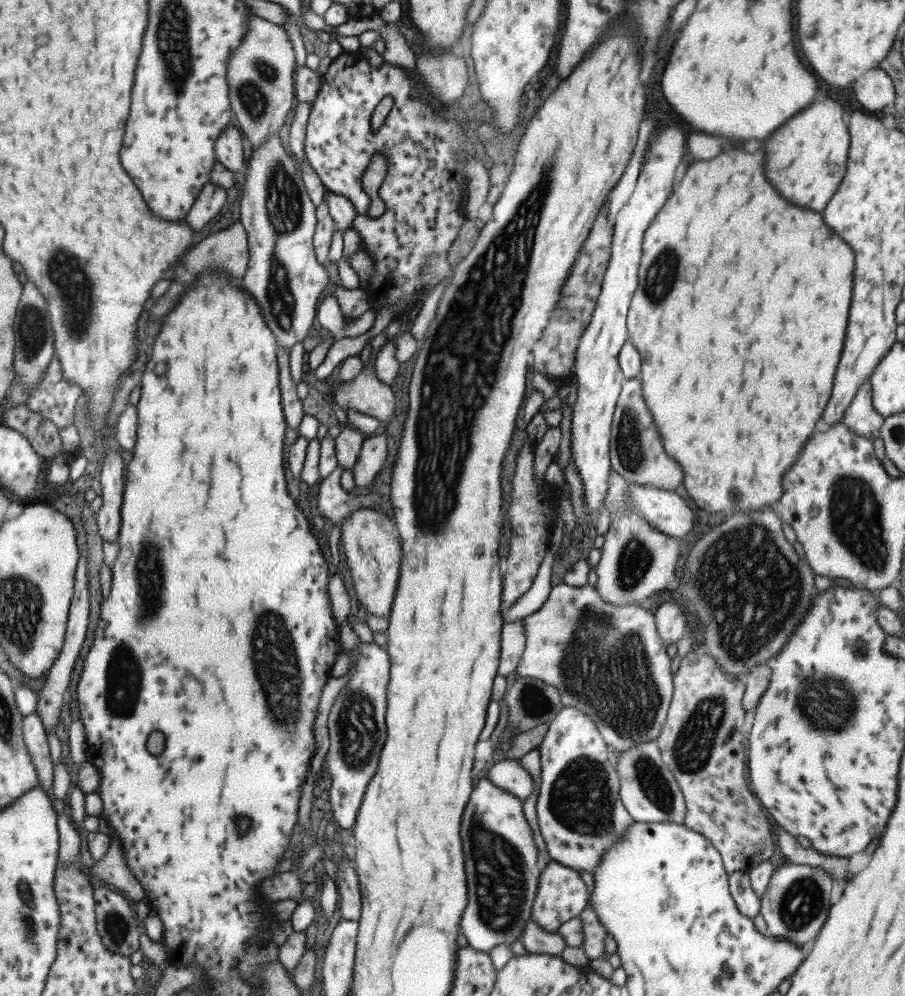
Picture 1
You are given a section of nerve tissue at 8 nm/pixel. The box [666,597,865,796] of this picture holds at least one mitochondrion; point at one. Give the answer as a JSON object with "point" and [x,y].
{"point":[692,749]}

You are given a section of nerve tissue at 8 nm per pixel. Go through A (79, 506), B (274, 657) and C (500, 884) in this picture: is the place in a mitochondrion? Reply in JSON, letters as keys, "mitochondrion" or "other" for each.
{"A":"other","B":"mitochondrion","C":"mitochondrion"}

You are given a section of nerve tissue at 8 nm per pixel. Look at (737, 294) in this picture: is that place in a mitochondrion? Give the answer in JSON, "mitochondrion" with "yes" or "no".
{"mitochondrion":"no"}

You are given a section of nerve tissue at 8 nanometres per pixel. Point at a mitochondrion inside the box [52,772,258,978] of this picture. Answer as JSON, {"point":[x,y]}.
{"point":[117,928]}

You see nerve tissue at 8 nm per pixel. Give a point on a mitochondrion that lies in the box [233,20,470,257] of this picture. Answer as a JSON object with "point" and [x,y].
{"point":[283,206]}

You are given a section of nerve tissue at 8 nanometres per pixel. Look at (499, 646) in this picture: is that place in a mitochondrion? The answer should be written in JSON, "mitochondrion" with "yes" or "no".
{"mitochondrion":"no"}

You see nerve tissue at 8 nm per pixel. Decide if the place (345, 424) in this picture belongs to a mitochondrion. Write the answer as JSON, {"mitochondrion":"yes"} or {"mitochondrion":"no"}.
{"mitochondrion":"no"}

